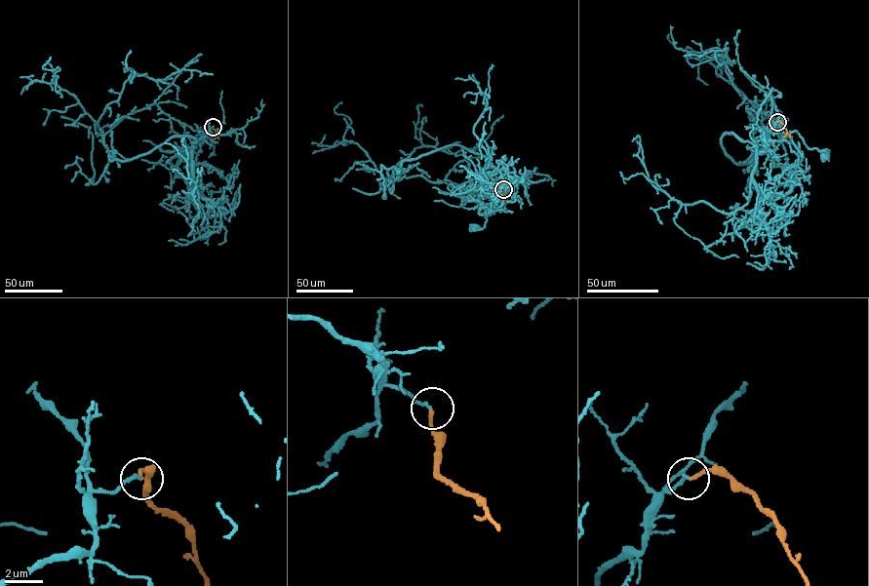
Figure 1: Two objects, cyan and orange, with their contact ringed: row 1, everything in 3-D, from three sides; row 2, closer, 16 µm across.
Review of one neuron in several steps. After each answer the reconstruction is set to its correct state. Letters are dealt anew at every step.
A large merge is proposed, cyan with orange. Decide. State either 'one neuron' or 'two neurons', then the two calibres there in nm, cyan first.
one neuron; calibres 170 and 200 nm

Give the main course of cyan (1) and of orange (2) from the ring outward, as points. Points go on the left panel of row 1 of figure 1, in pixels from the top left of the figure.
1: (213, 127), (191, 142), (203, 142), (207, 135), (197, 135), (200, 141), (195, 148), (185, 153)
2: (213, 127), (217, 135), (215, 139)

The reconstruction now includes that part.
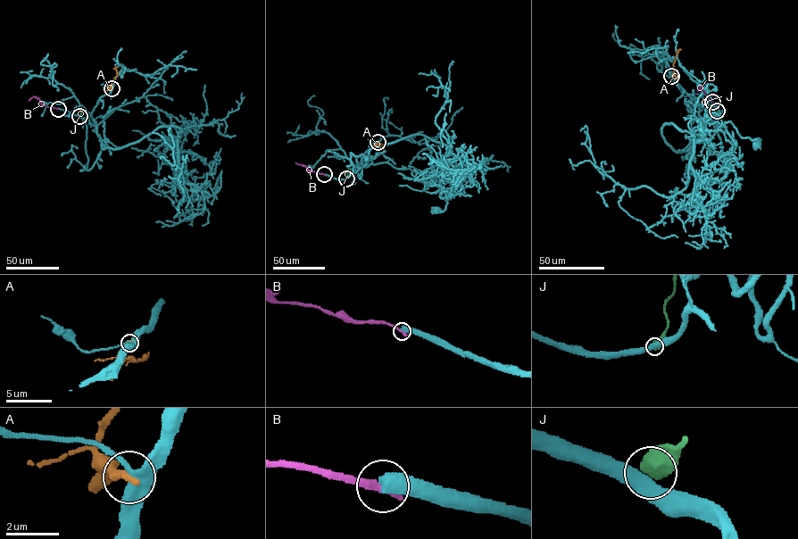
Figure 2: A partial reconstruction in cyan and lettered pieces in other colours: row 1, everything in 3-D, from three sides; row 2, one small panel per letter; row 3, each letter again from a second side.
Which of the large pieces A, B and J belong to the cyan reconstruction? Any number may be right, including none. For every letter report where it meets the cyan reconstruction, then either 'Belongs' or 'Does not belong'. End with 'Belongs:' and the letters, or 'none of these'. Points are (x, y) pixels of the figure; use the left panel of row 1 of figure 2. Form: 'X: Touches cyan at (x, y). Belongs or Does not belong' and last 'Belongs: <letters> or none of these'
A: Touches cyan at (112, 88). Does not belong
B: Touches cyan at (58, 109). Does not belong
J: Touches cyan at (79, 116). Does not belong
Belongs: none of these

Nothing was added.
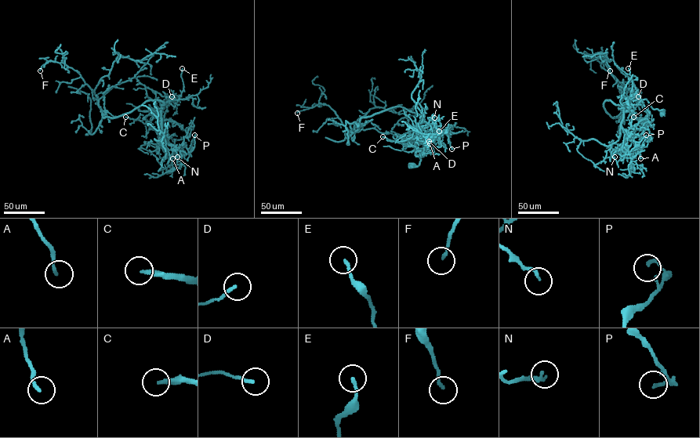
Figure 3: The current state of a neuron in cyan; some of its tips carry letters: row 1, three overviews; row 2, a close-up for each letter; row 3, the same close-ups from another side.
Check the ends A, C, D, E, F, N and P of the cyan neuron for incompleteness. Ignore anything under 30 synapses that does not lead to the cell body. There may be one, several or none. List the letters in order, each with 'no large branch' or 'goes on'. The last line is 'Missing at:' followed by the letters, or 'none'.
A: no large branch
C: goes on
D: no large branch
E: no large branch
F: no large branch
N: no large branch
P: no large branch
Missing at: C

